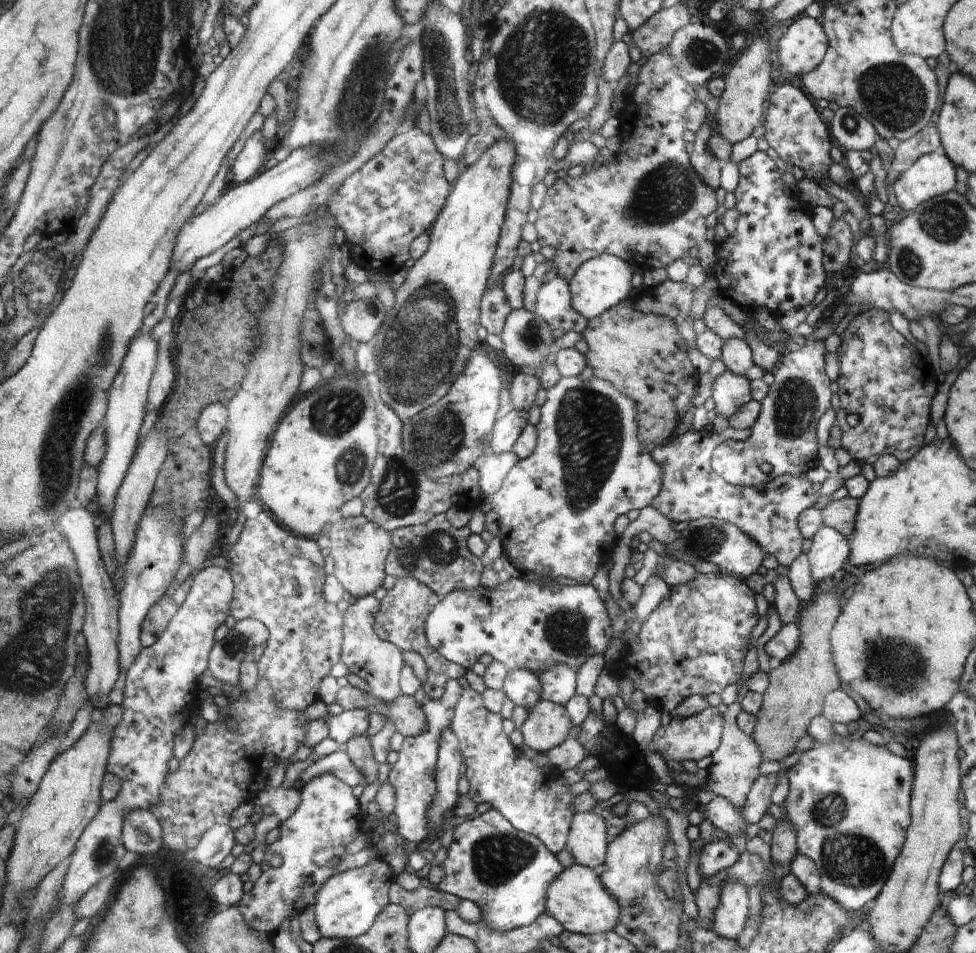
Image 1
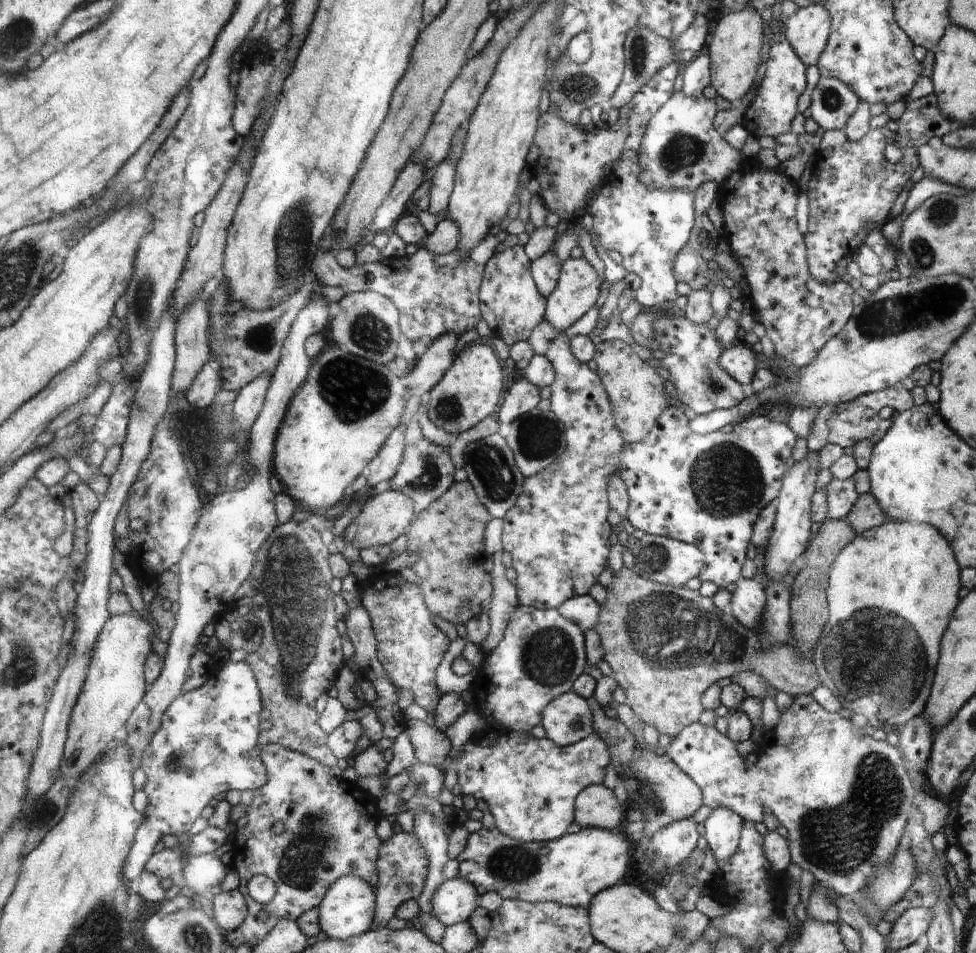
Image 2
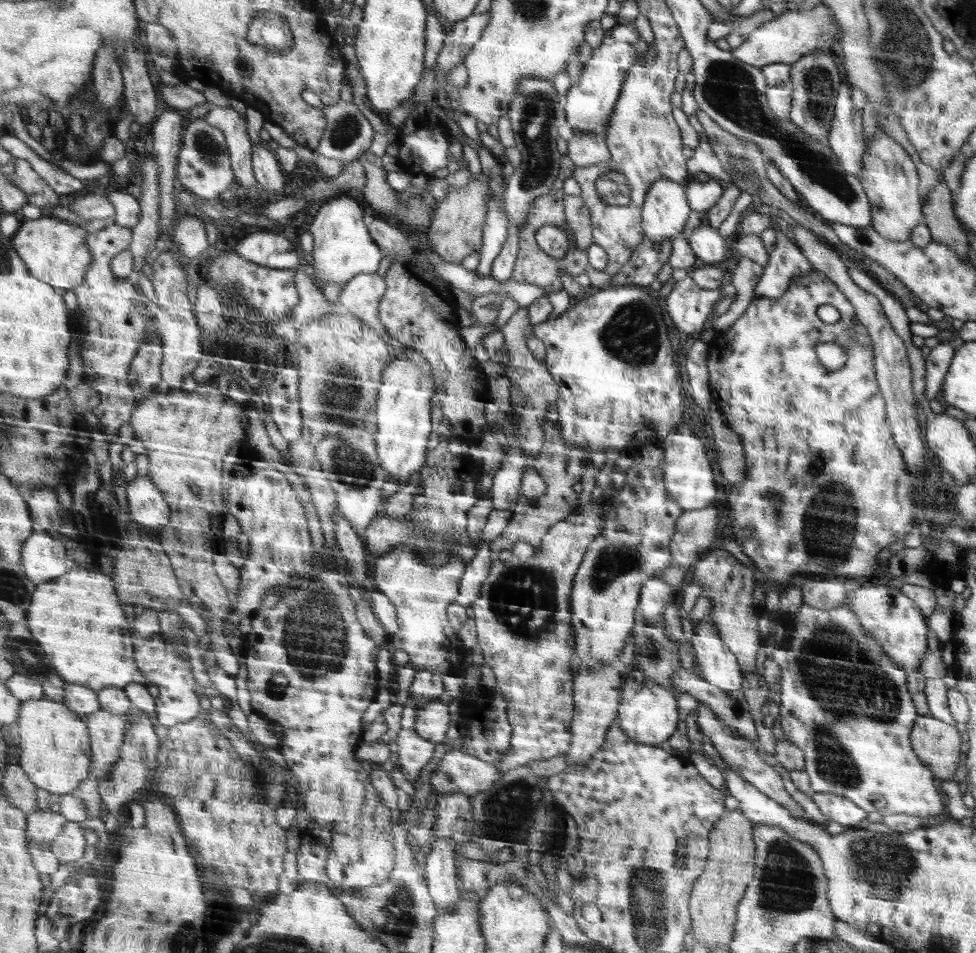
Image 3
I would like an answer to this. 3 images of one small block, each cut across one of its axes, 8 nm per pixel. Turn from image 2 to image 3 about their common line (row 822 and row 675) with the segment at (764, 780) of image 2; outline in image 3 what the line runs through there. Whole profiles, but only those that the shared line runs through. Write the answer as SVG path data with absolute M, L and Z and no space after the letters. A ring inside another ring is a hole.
M803 604L793 618L795 632L787 632L781 650L775 648L773 662L779 664L779 718L785 740L803 750L805 772L809 776L811 794L837 794L853 800L865 812L915 814L925 826L925 816L939 816L943 812L941 796L933 786L933 772L909 748L909 734L917 710L905 688L905 670L891 662L891 658L871 640L869 632L857 622L857 614L843 606L835 610L817 610Z

